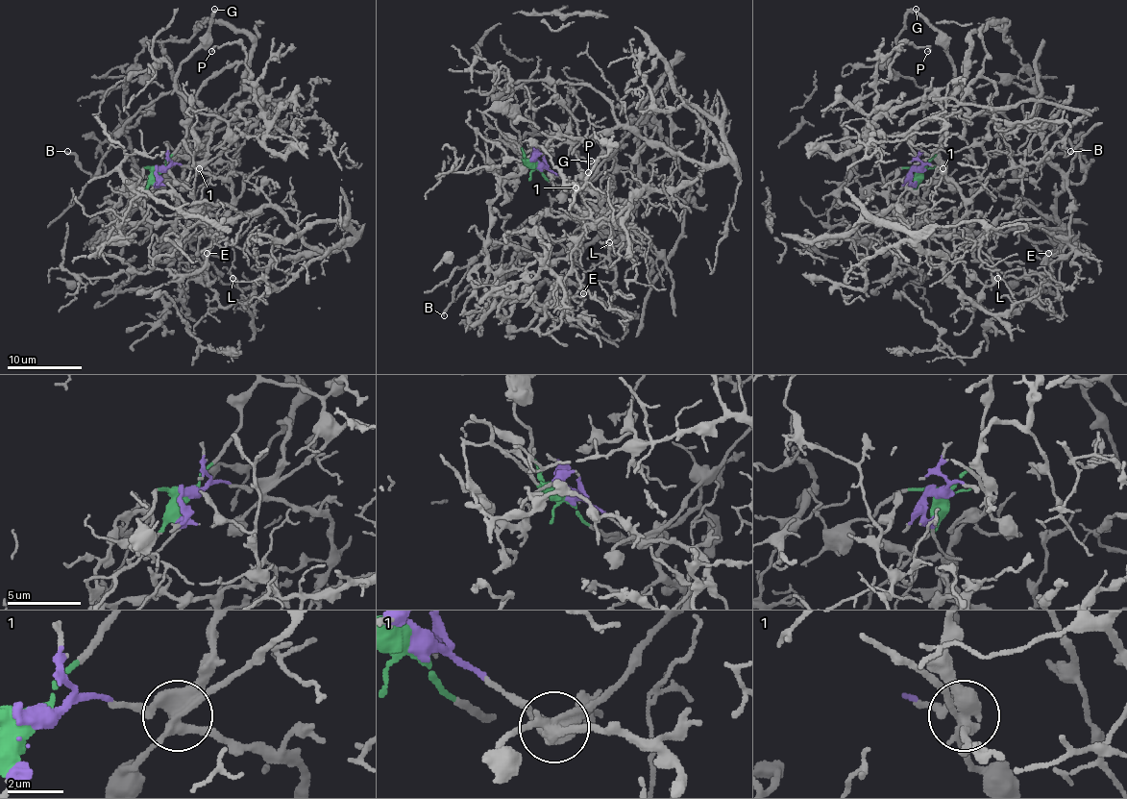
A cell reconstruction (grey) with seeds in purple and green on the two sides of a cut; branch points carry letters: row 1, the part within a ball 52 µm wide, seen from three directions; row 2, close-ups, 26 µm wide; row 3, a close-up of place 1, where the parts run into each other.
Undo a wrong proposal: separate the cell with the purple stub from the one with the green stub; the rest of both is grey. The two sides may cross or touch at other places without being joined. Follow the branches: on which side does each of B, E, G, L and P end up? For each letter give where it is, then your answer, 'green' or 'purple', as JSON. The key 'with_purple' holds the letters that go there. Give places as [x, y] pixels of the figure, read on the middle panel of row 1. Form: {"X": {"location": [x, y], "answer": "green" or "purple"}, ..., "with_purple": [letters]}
{"B": {"location": [444, 315], "answer": "green"}, "E": {"location": [583, 293], "answer": "purple"}, "G": {"location": [591, 161], "answer": "green"}, "L": {"location": [609, 242], "answer": "purple"}, "P": {"location": [588, 172], "answer": "purple"}, "with_purple": ["E", "L", "P"]}

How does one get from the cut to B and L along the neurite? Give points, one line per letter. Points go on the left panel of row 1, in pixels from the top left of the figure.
B: (160, 169), (186, 134), (186, 121), (194, 112), (177, 89), (151, 100), (134, 115), (93, 177), (66, 151)
L: (160, 169), (224, 177), (232, 207), (167, 230), (153, 256), (167, 258), (203, 226), (232, 244), (233, 278)

